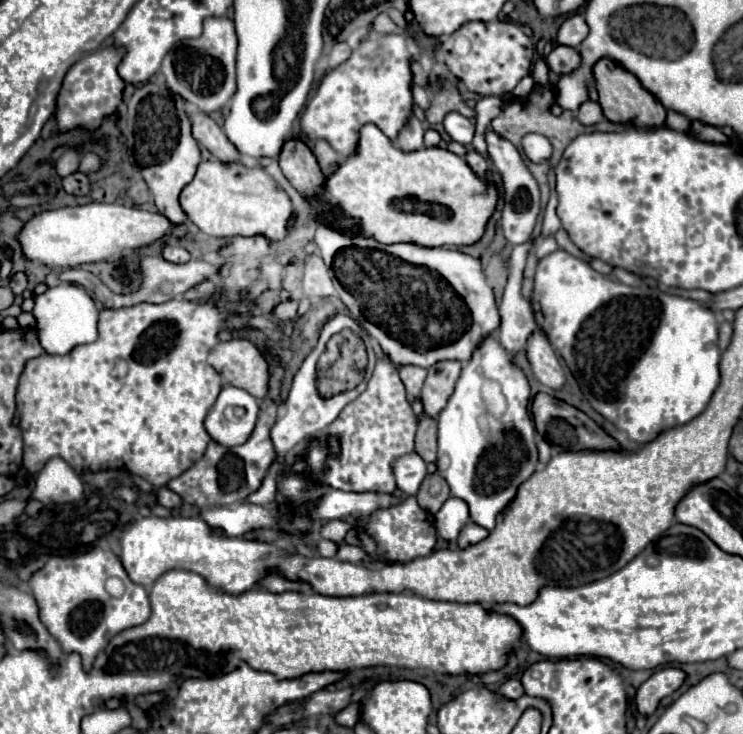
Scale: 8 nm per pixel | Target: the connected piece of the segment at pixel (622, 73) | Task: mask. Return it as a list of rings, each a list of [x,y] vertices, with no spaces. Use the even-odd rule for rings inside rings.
[[[601,58],[593,64],[593,80],[599,92],[599,104],[603,108],[603,114],[611,122],[631,122],[635,126],[653,126],[653,128],[663,126],[665,122],[663,104],[651,92],[647,92],[631,72],[627,72],[611,58]]]

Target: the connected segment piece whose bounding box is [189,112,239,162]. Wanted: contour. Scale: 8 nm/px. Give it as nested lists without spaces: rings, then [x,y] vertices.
[[[195,112],[195,114],[189,114],[189,120],[191,120],[193,138],[201,146],[205,146],[215,158],[219,158],[223,162],[237,162],[239,160],[239,152],[227,140],[225,132],[207,114]]]

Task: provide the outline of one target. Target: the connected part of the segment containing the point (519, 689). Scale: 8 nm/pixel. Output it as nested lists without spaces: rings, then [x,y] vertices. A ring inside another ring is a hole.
[[[507,680],[501,688],[499,688],[499,692],[505,692],[505,696],[509,696],[509,698],[517,698],[517,696],[523,696],[523,686],[521,686],[521,682],[519,680]]]

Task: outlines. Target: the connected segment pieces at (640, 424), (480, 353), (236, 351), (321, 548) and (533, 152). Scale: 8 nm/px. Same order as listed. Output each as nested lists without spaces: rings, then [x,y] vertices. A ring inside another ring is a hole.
[[[557,250],[537,264],[531,304],[537,324],[567,362],[589,404],[635,444],[645,444],[659,432],[699,416],[719,384],[719,318],[703,302],[659,288],[627,286],[595,272],[565,250]]]
[[[497,332],[485,336],[485,340],[475,348],[473,356],[463,362],[461,376],[455,384],[447,406],[437,416],[439,428],[439,456],[437,472],[447,480],[451,496],[463,498],[469,504],[471,520],[483,528],[493,530],[497,514],[513,502],[517,488],[539,468],[539,450],[535,444],[535,422],[529,412],[531,386],[525,372],[515,362],[515,356],[507,352],[497,340]]]
[[[231,340],[217,344],[209,356],[209,364],[221,372],[223,384],[243,388],[259,400],[267,396],[269,364],[251,342]]]
[[[323,538],[317,540],[317,552],[319,552],[319,556],[323,556],[323,558],[335,558],[337,550],[339,550],[337,542],[329,542],[329,540],[323,542]]]
[[[527,134],[523,138],[523,150],[525,150],[525,154],[527,154],[527,158],[531,162],[541,164],[541,162],[549,160],[553,148],[551,148],[551,144],[549,144],[549,140],[545,136],[541,136],[541,134]]]

